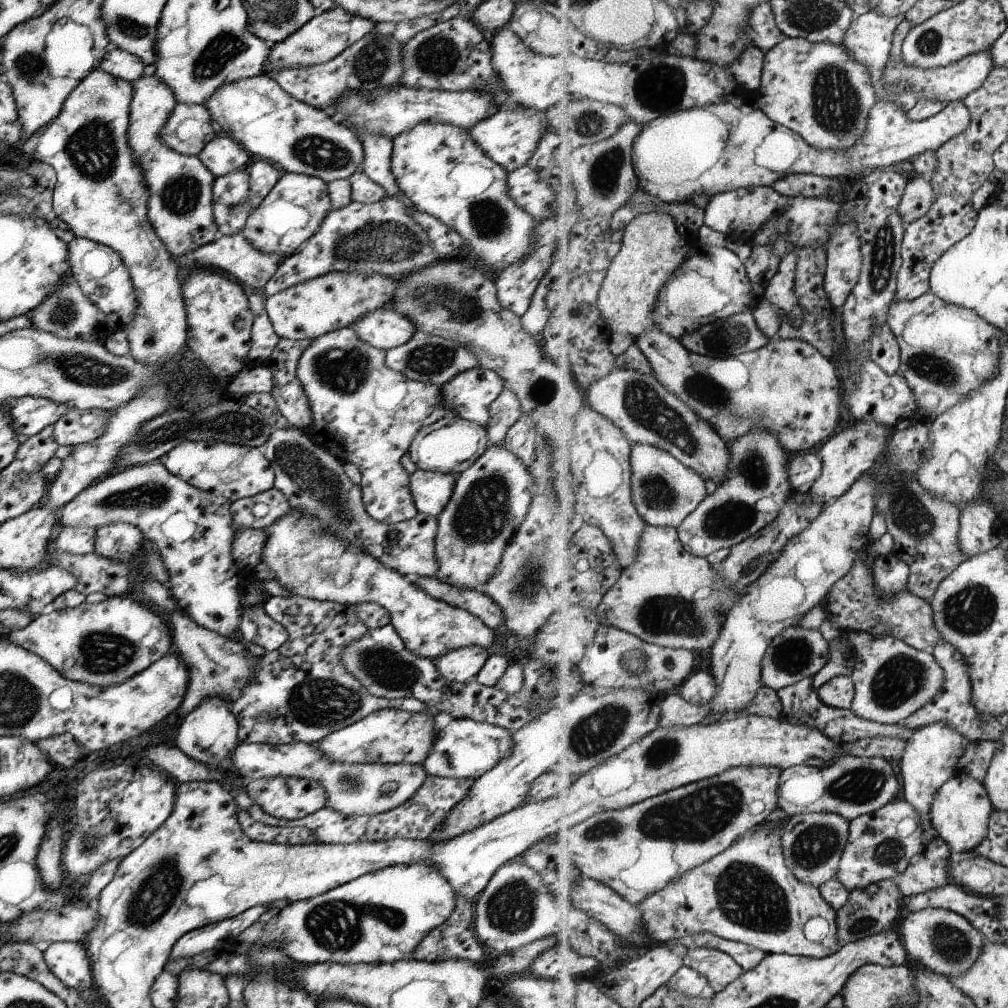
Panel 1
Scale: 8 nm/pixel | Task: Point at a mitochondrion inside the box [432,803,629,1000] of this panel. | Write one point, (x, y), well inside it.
(511, 910)

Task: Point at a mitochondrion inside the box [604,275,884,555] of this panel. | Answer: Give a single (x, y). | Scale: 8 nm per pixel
(645, 407)

